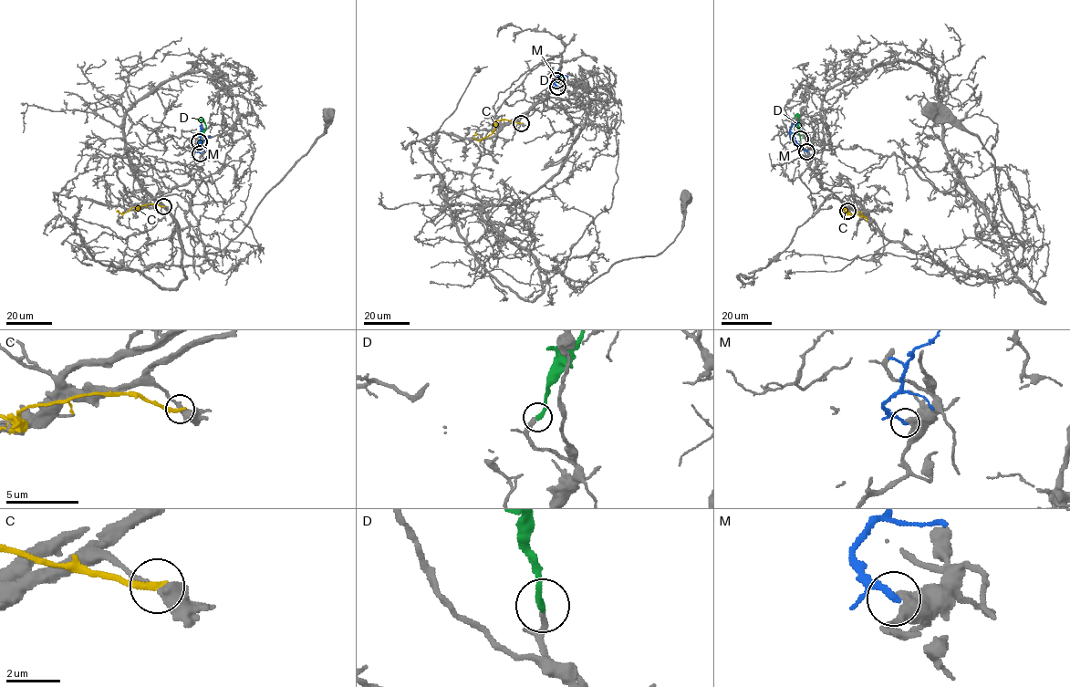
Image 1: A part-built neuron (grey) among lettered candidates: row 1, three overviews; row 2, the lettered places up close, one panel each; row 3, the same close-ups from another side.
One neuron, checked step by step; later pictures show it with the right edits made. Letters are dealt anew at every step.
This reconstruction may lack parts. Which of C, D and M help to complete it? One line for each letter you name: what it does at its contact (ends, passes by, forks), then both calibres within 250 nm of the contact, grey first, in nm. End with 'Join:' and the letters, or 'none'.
D: it ends | 240/240 nm
Join: D

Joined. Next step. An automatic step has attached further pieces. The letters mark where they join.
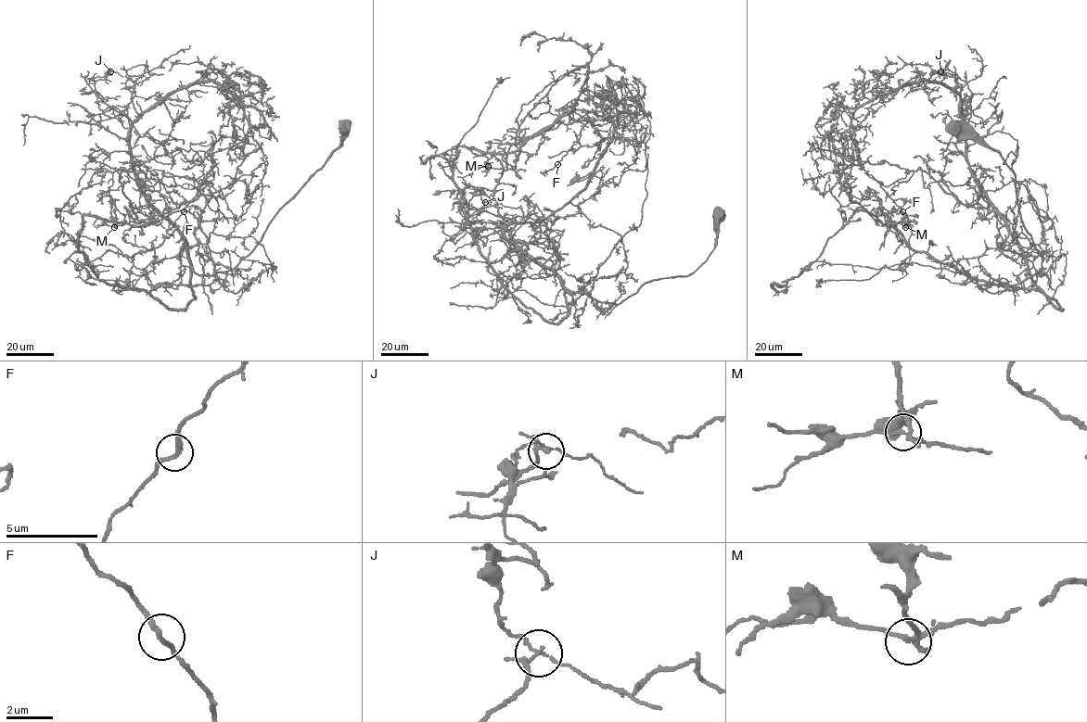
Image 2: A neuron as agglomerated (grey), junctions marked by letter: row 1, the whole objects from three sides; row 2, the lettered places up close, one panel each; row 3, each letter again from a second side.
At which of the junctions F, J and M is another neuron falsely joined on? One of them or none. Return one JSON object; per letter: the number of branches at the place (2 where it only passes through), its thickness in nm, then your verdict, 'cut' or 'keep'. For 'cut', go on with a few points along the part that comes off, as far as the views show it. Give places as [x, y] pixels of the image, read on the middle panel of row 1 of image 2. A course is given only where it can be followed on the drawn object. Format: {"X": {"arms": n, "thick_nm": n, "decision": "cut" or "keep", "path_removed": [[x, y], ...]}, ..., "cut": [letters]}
{"F": {"arms": 2, "thick_nm": 240, "decision": "keep"}, "J": {"arms": 4, "thick_nm": 150, "decision": "cut", "path_removed": [[485, 202], [480, 192], [469, 186], [494, 200]]}, "M": {"arms": 4, "thick_nm": 200, "decision": "keep"}, "cut": ["J"]}

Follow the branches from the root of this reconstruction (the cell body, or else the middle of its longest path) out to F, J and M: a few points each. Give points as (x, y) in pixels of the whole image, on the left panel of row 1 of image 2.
F: (341, 126), (256, 246), (198, 274), (131, 158), (131, 126), (176, 91), (214, 81), (249, 129), (184, 211)
J: (341, 126), (340, 145), (256, 246), (229, 270), (198, 274), (139, 184), (131, 121), (88, 84), (110, 70)
M: (341, 126), (249, 253), (192, 272), (183, 309), (97, 278), (79, 251), (82, 216), (114, 227)

